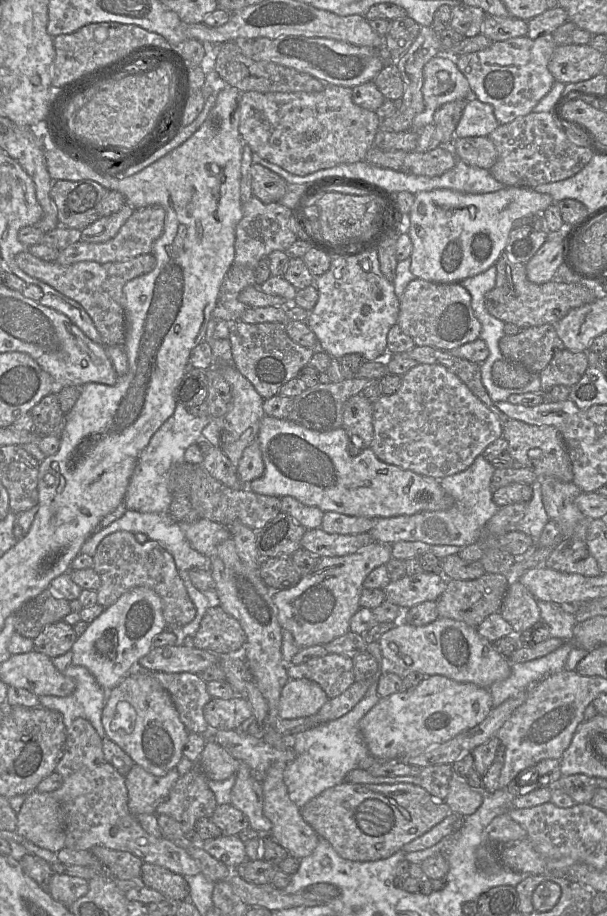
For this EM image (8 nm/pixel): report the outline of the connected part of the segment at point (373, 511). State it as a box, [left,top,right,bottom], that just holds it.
[246,415,454,518]

